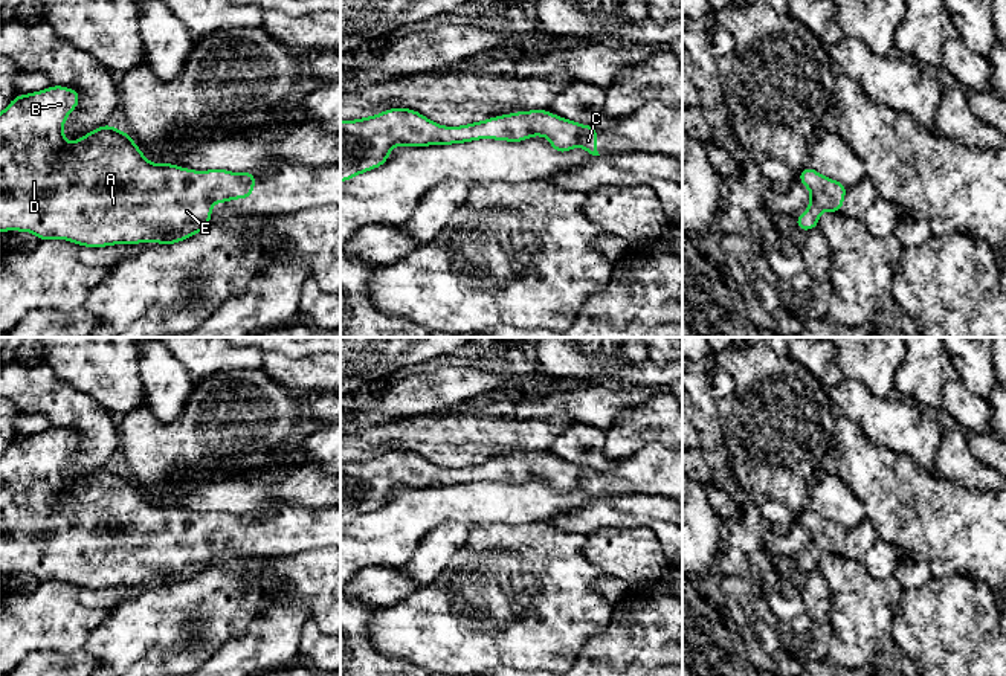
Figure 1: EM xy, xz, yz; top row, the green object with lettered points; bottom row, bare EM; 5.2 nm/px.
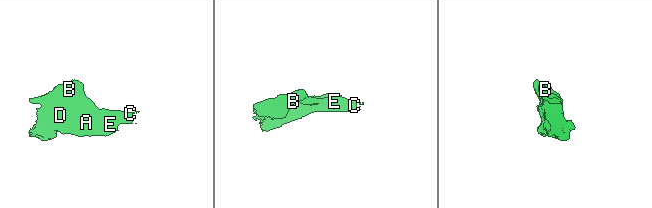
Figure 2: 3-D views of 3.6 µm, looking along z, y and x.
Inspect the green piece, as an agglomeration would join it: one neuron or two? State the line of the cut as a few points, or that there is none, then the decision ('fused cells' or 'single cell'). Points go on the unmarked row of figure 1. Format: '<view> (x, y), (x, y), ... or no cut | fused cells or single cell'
no cut | single cell

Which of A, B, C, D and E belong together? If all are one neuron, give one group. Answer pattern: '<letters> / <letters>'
A B C D E

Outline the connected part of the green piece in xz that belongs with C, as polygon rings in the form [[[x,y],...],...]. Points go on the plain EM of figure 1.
[[[391,450],[377,458],[340,464],[340,523],[382,508],[388,502],[389,493],[397,487],[417,490],[463,485],[476,481],[522,484],[531,478],[545,478],[557,494],[566,494],[580,487],[586,494],[600,497],[597,493],[597,470],[559,459],[548,452],[516,453],[463,468],[441,468],[415,452]]]

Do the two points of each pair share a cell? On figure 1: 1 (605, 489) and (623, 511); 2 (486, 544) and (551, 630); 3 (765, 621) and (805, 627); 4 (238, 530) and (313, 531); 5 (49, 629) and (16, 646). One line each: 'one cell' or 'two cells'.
1: two cells
2: one cell
3: one cell
4: one cell
5: one cell

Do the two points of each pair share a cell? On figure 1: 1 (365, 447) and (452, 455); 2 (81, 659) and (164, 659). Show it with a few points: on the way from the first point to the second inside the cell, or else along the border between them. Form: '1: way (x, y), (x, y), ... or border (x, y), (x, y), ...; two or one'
1: way (386, 438), (431, 438); one
2: border (83, 647), (96, 659); two

